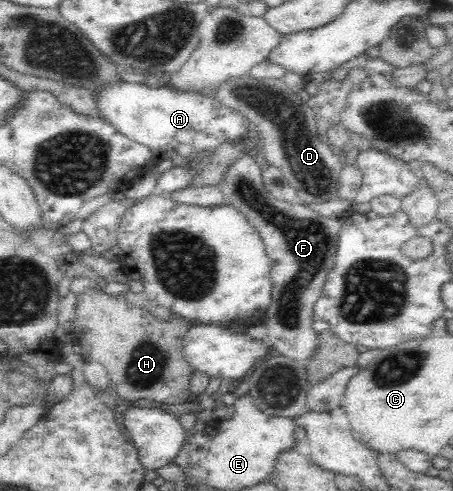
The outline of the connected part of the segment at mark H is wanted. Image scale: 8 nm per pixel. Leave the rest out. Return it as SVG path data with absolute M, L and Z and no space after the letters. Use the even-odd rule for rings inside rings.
M95 281L90 286L86 286L80 294L75 294L76 302L73 304L74 317L72 322L72 338L76 338L79 345L79 358L84 362L99 362L106 368L110 377L110 384L115 388L115 394L122 398L150 398L156 402L180 402L180 398L188 396L186 384L190 378L190 368L188 361L184 360L182 353L182 345L184 335L187 333L188 322L184 322L182 317L171 316L160 318L156 312L144 308L144 306L136 306L132 302L128 302L126 298L112 294L106 289L102 281ZM168 382L168 396L144 396L144 388L156 388L156 386L164 386Z

